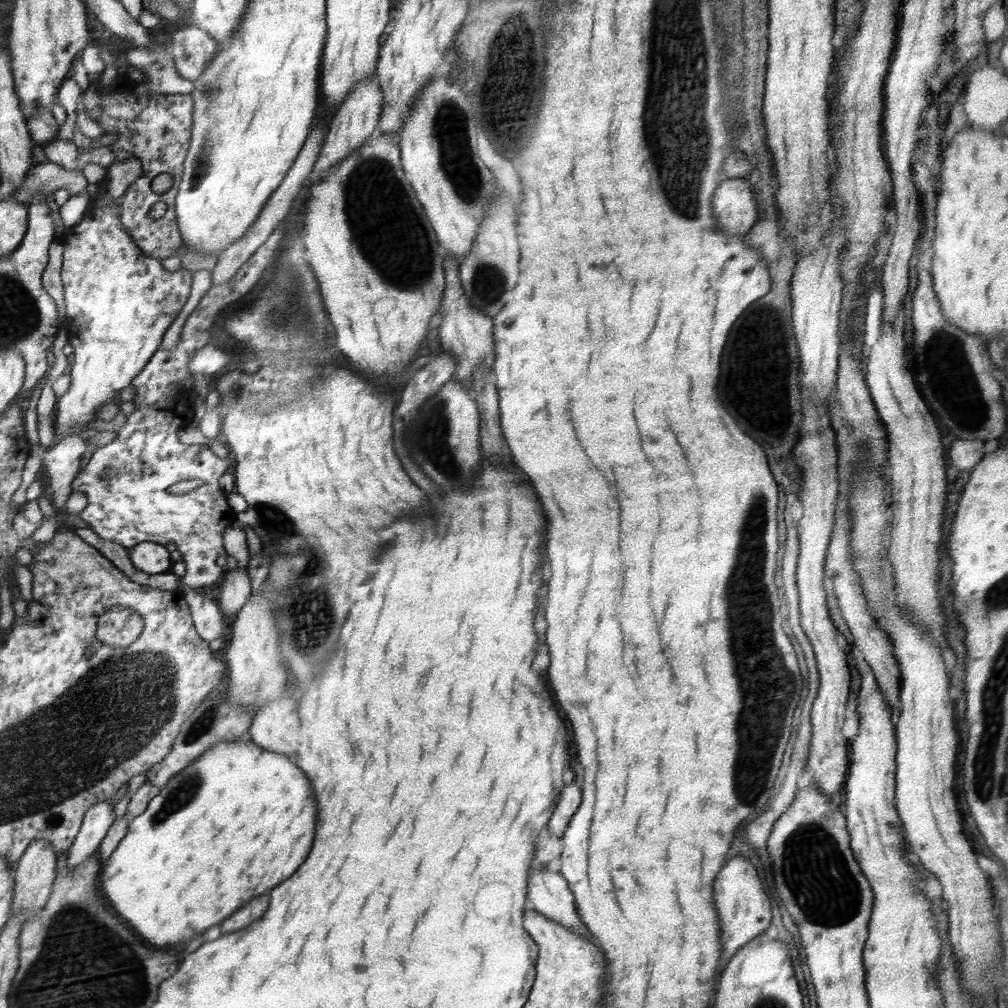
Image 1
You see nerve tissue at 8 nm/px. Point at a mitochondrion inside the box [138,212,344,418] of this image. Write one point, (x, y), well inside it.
(289, 318)

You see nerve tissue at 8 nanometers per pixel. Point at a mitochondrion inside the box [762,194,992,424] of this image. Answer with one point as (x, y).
(945, 352)

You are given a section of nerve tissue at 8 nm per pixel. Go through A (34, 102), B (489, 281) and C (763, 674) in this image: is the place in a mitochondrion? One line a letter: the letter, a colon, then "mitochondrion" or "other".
A: mitochondrion
B: mitochondrion
C: mitochondrion

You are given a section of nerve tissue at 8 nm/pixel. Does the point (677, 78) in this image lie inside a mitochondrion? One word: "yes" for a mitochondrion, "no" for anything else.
yes

